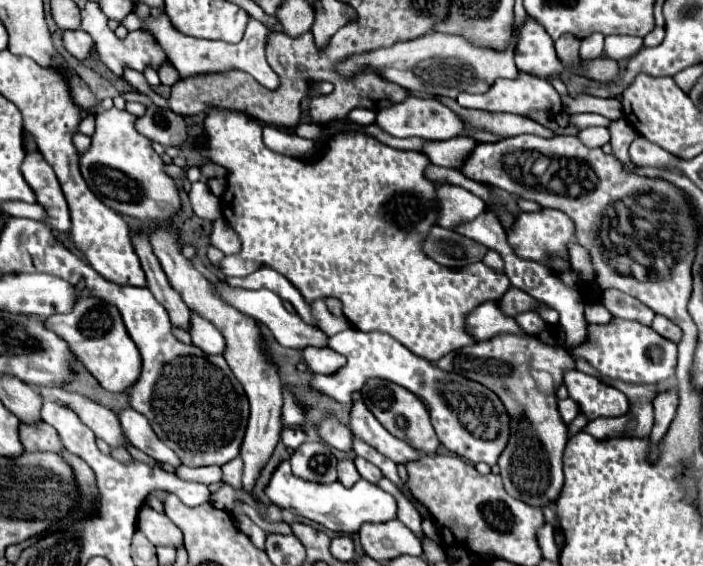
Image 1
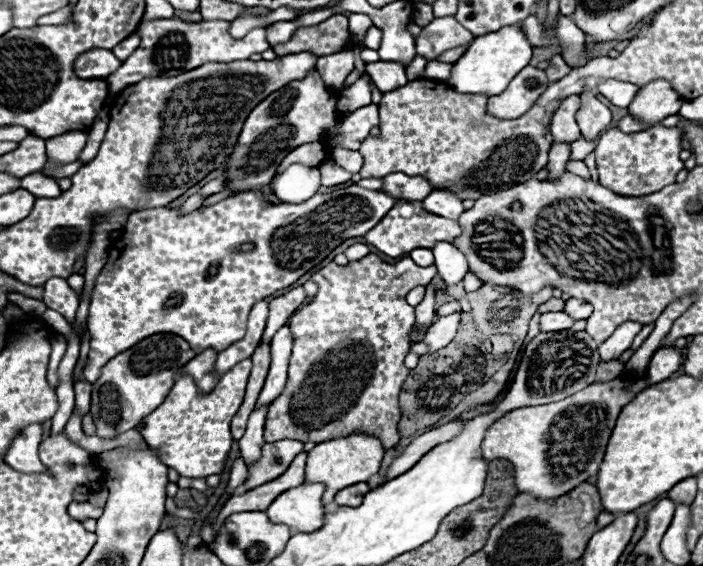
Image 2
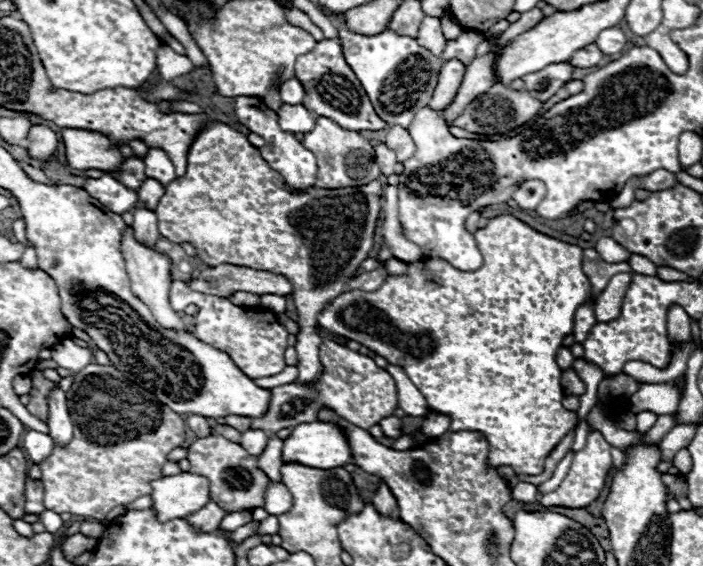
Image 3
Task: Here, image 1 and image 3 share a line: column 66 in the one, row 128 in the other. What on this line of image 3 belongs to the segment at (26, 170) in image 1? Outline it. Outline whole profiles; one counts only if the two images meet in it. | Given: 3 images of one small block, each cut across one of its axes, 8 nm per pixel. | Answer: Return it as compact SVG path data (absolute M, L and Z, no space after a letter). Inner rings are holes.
M222 122L208 124L192 142L186 170L188 172L182 178L172 180L166 186L166 196L162 196L158 202L156 214L160 234L170 242L190 242L198 250L198 258L208 266L248 266L256 270L278 272L292 280L292 298L300 316L300 334L296 336L298 342L294 346L298 352L296 368L300 372L296 382L308 384L310 380L318 380L322 370L318 358L322 338L316 334L316 314L326 306L326 302L330 302L330 298L336 298L346 290L348 278L368 258L368 252L374 244L376 222L382 210L382 184L374 180L362 188L308 188L306 192L288 188L284 178L262 158L260 150L252 146L244 134Z

